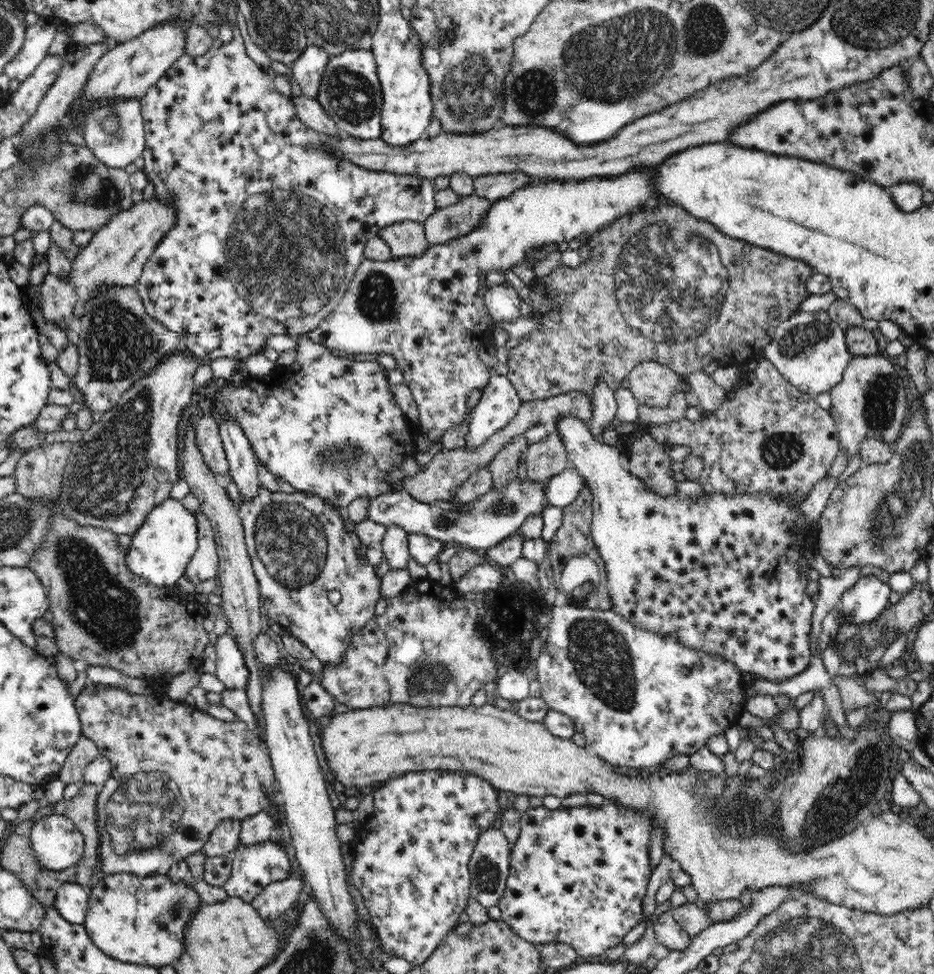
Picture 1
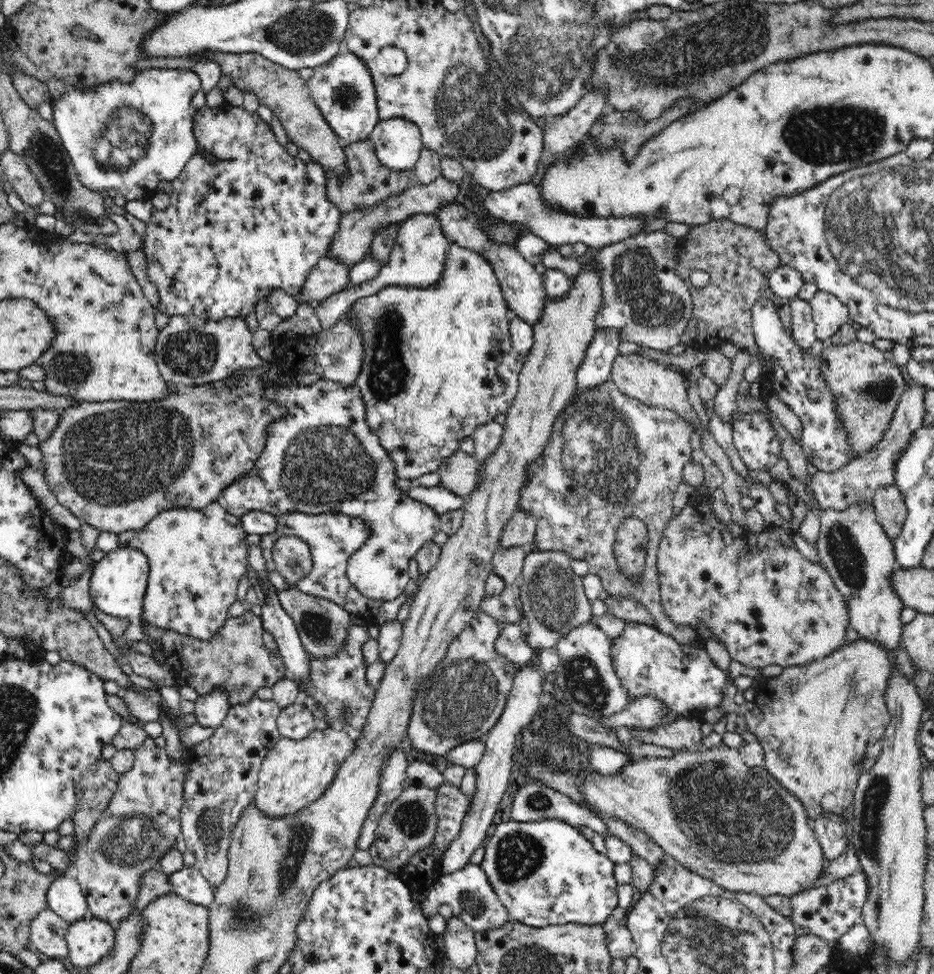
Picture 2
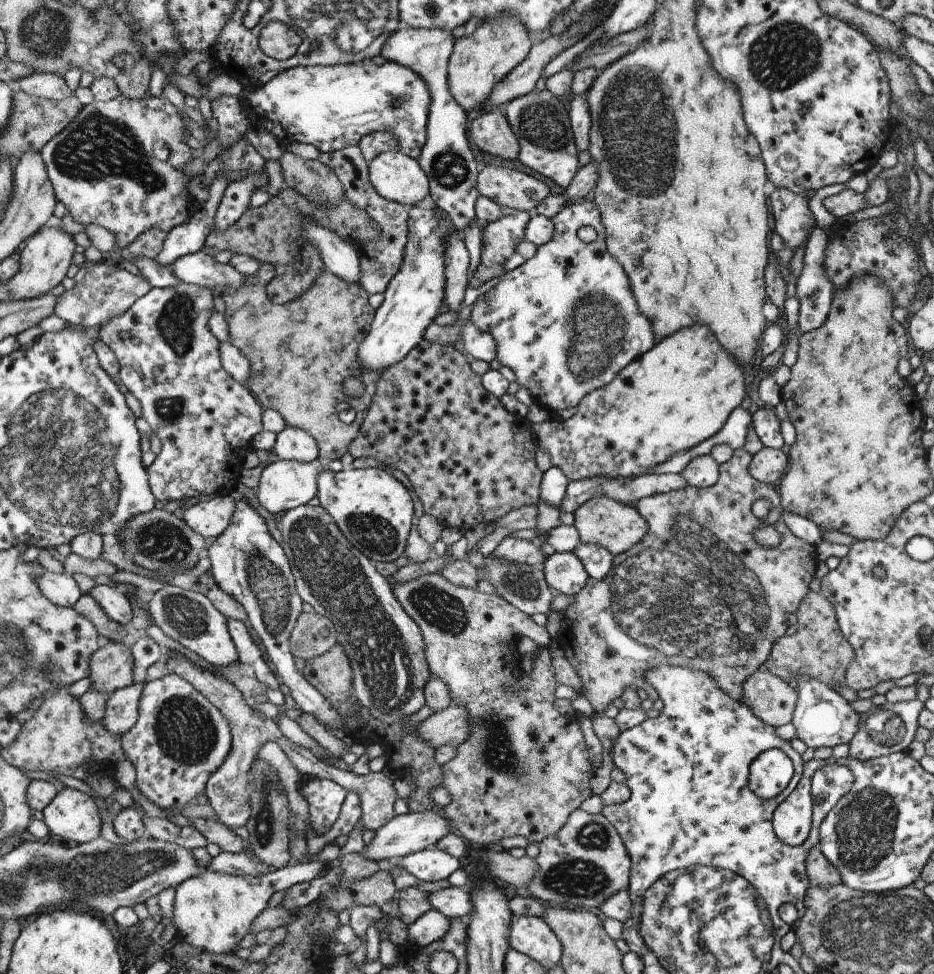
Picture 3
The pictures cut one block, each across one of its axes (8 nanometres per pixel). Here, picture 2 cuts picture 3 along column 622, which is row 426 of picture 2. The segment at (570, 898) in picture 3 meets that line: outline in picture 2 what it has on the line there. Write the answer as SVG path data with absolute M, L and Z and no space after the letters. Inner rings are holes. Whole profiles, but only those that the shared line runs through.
M860 340L842 346L828 344L820 356L821 372L837 402L840 423L848 433L848 443L854 458L865 455L884 438L898 408L900 396L909 383L908 377L886 360L884 352Z

